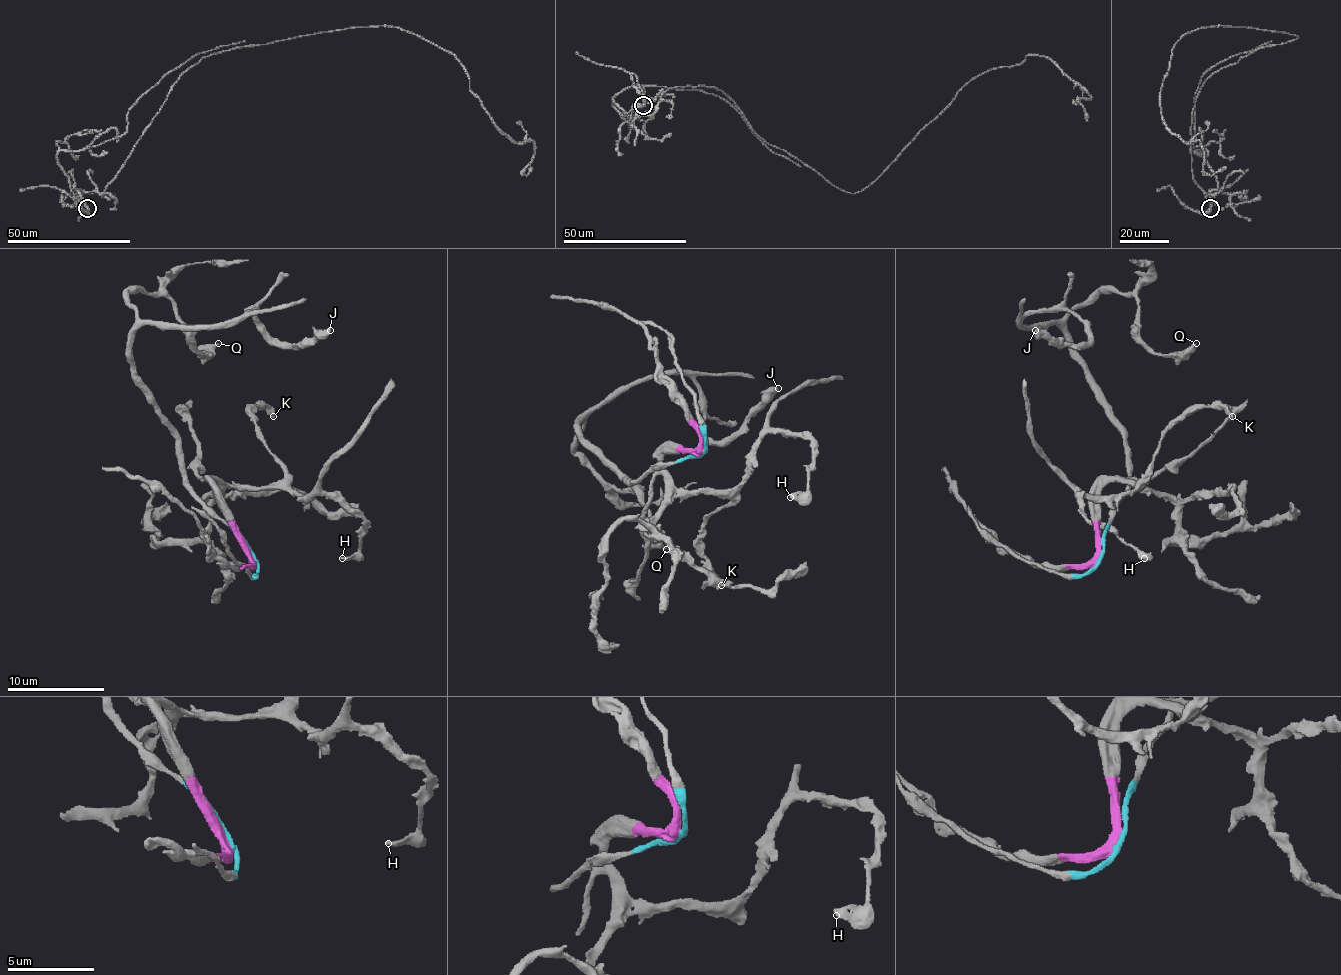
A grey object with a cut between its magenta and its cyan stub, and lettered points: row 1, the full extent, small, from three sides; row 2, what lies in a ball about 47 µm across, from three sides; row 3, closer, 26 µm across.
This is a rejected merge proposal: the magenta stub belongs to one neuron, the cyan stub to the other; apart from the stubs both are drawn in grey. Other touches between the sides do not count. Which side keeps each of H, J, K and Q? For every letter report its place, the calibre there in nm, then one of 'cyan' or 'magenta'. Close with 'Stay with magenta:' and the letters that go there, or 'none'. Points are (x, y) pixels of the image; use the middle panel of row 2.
H: at (790, 497); 360 nm thick; magenta
J: at (778, 388); 500 nm thick; cyan
K: at (721, 585); 320 nm thick; magenta
Q: at (666, 549); 260 nm thick; cyan
Stay with magenta: H, K

